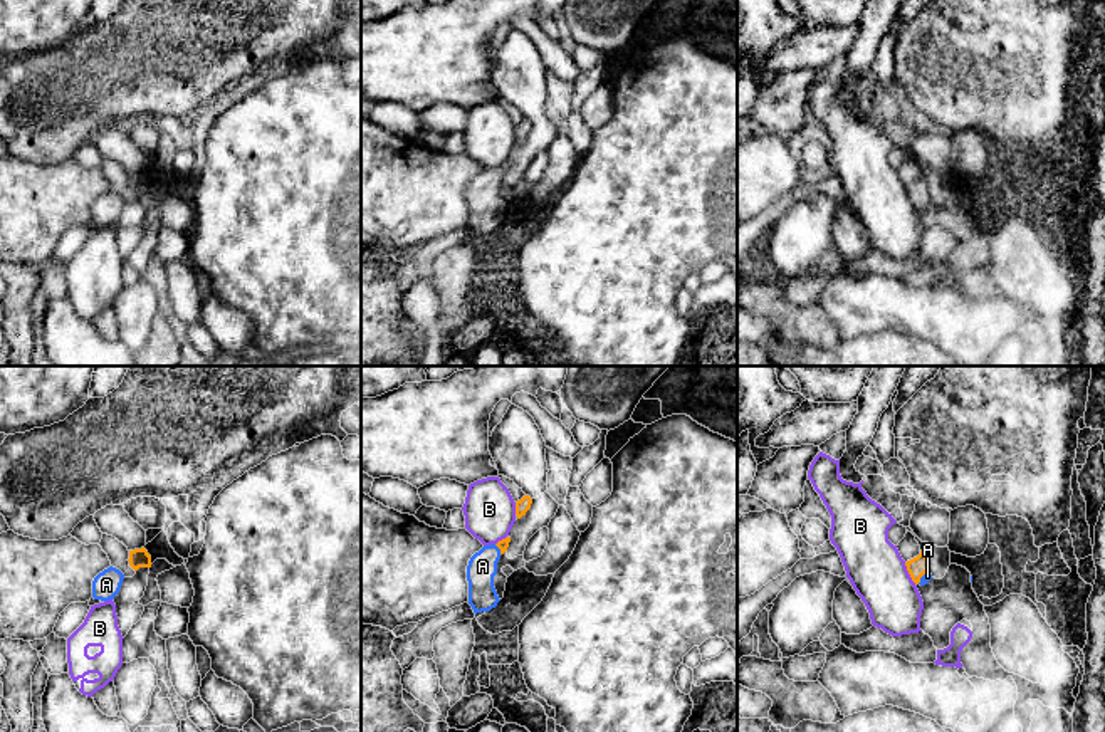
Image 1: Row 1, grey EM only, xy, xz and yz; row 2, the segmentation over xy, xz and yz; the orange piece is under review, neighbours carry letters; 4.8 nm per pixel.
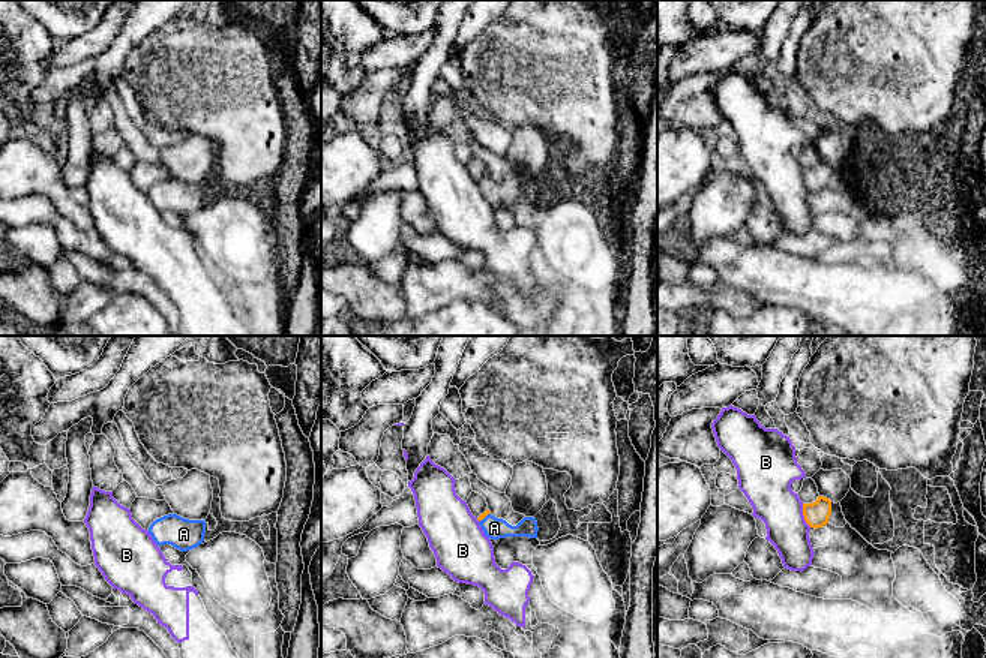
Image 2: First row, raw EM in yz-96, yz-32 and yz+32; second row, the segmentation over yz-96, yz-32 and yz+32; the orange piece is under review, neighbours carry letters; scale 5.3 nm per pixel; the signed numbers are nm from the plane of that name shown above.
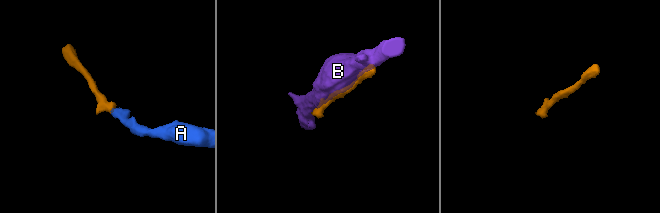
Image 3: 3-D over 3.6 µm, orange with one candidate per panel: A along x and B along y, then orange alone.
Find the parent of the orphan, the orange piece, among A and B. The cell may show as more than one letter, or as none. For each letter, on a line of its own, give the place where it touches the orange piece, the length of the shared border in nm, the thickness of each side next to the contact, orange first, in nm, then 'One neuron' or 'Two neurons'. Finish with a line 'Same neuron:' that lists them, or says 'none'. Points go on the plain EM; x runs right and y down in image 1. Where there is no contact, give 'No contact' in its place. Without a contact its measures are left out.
A: Touches orange at yz (922, 198). Shared border 90 nm. Thickness 90 nm (orange) against 50 nm. One neuron
B: Touches orange at yz (909, 197). Shared border 120 nm. Thickness 90 nm (orange) against 280 nm. Two neurons
Same neuron: A

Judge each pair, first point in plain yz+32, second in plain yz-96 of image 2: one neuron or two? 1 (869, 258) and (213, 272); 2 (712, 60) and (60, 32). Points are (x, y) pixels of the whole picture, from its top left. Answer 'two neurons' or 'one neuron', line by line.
1: one neuron
2: two neurons

